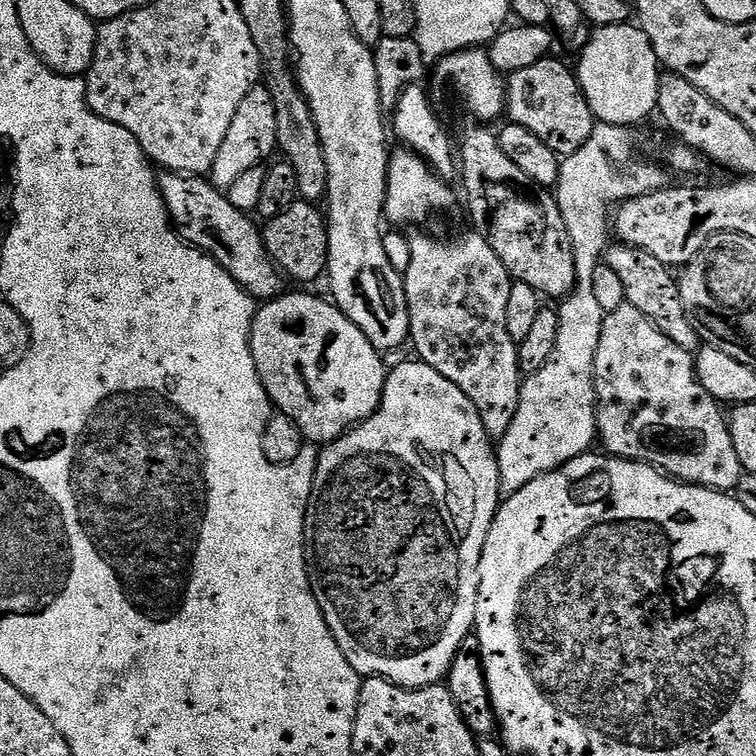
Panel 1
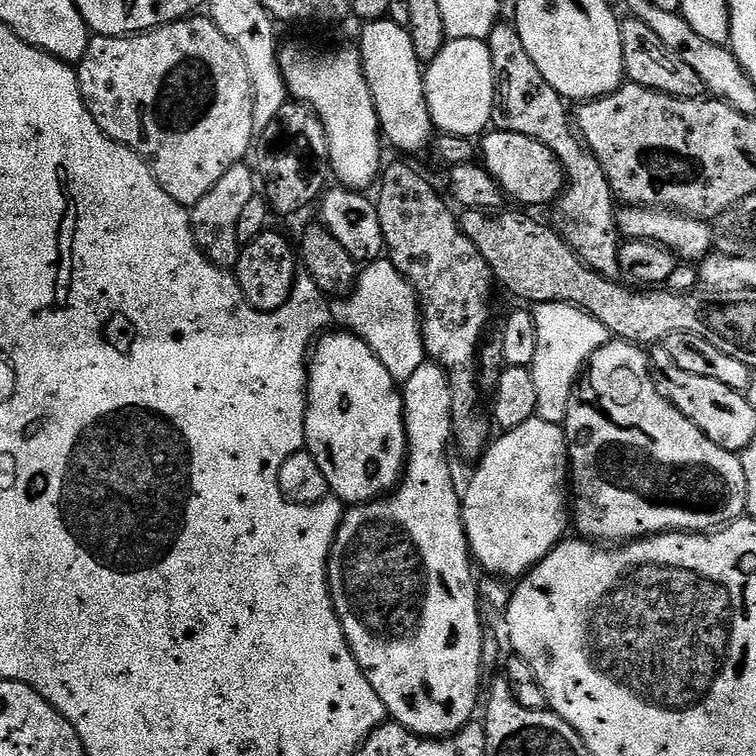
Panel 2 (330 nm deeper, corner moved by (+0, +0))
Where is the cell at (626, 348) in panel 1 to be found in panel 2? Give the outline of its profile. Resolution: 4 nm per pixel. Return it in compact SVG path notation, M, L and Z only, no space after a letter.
M613 339L606 346L599 348L588 360L577 385L572 390L572 397L566 410L566 418L562 425L564 437L568 439L568 462L570 465L570 512L574 517L574 528L577 528L583 539L599 542L604 546L623 546L633 540L643 540L645 536L658 536L661 532L715 532L741 519L745 515L744 507L748 491L746 490L746 470L742 470L739 455L728 452L722 446L710 442L686 414L682 414L675 406L657 390L652 381L650 356L641 345L627 344L625 340Z

